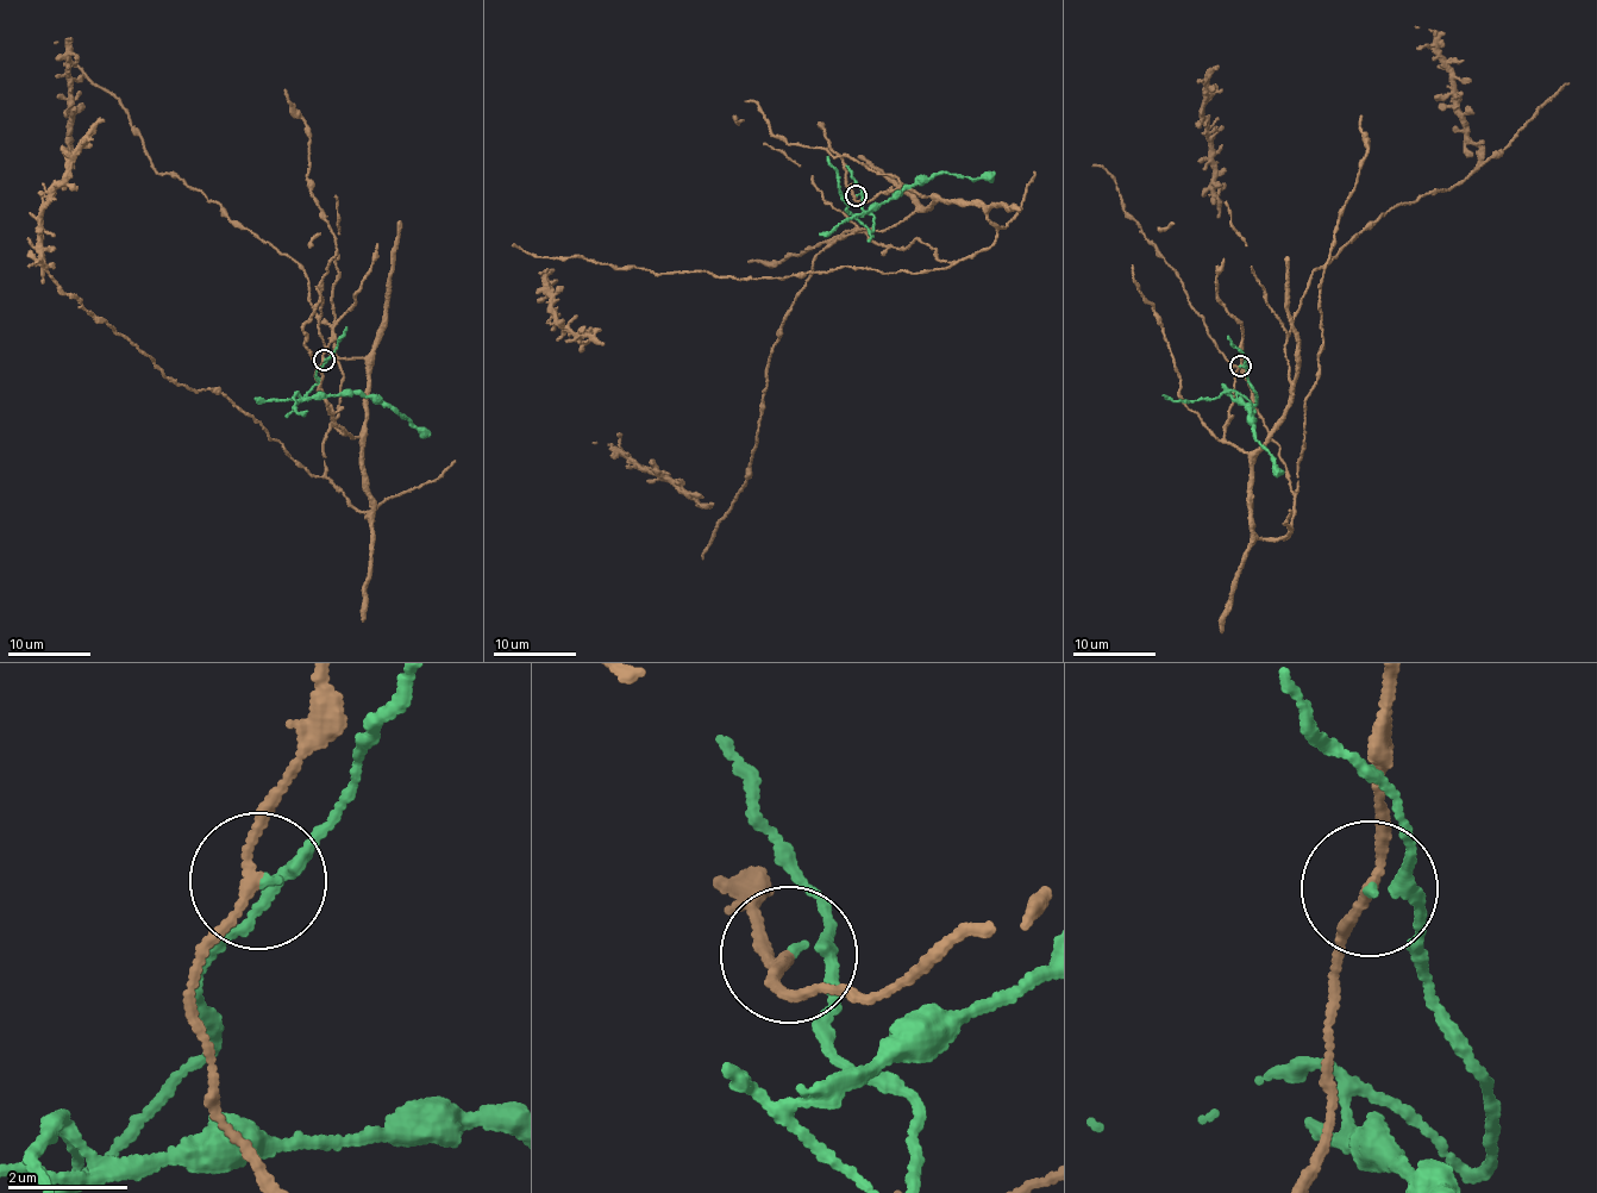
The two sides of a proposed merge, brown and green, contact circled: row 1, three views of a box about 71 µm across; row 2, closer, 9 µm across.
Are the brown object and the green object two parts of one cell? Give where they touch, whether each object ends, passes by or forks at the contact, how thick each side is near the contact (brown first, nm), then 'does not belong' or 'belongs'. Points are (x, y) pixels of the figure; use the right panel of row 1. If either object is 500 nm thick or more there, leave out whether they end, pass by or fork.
(1240, 366) | brown passes by | green passes by | 150/110 nm | does not belong

